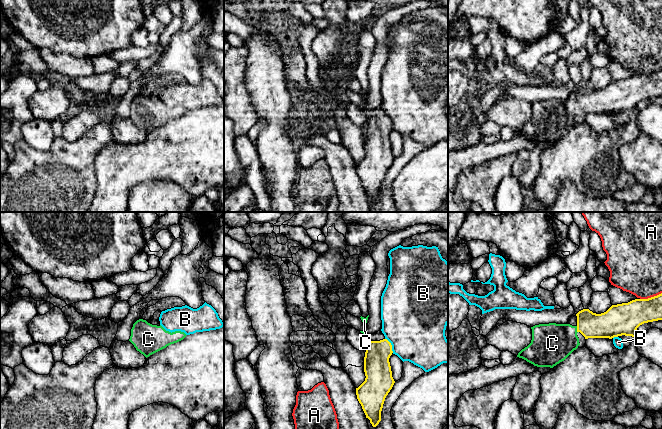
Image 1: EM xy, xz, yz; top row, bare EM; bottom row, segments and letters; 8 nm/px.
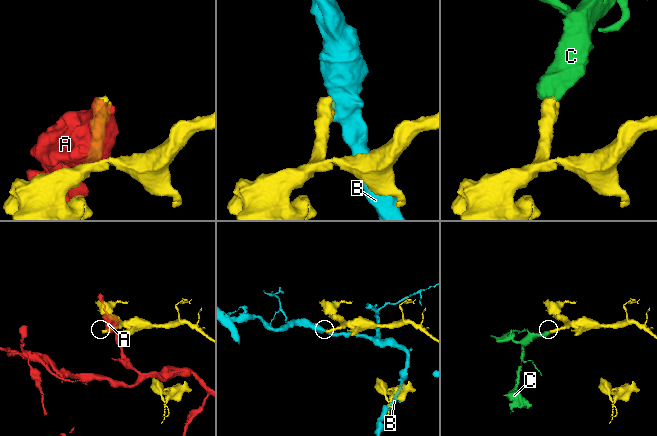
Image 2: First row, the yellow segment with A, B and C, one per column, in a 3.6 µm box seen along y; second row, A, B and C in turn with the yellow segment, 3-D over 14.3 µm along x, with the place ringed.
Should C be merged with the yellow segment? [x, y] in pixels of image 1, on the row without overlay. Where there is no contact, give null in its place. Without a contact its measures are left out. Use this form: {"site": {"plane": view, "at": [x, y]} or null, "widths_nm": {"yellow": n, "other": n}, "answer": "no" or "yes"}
{"site": {"plane": "yz", "at": [577, 105]}, "widths_nm": {"yellow": 200, "other": 320}, "answer": "yes"}

